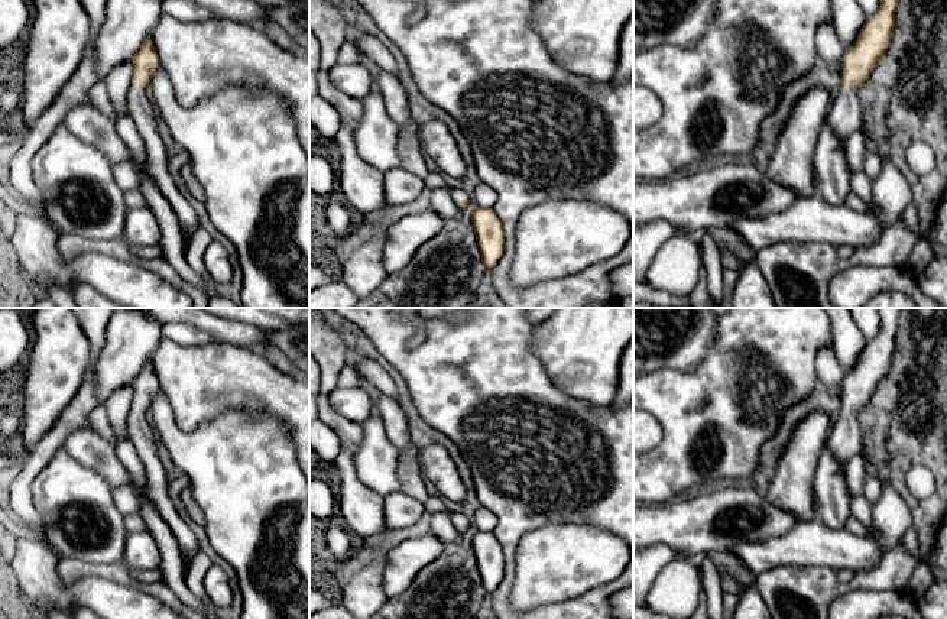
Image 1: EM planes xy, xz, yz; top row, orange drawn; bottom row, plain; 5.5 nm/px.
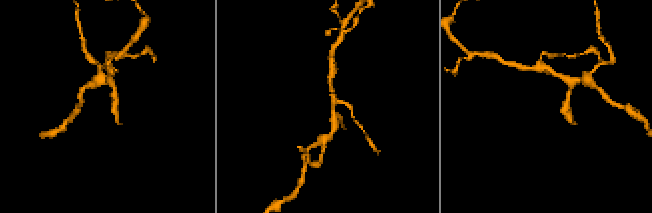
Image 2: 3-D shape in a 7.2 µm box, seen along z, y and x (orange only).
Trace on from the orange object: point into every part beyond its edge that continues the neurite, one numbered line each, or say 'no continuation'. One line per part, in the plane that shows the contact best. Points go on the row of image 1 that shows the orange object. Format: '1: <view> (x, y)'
1: xy (142, 110)

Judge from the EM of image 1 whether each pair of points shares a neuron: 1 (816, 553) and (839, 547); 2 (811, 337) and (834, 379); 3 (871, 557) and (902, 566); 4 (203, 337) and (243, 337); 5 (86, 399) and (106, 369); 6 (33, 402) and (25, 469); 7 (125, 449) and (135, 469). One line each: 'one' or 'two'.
1: one
2: two
3: two
4: two
5: two
6: two
7: one

